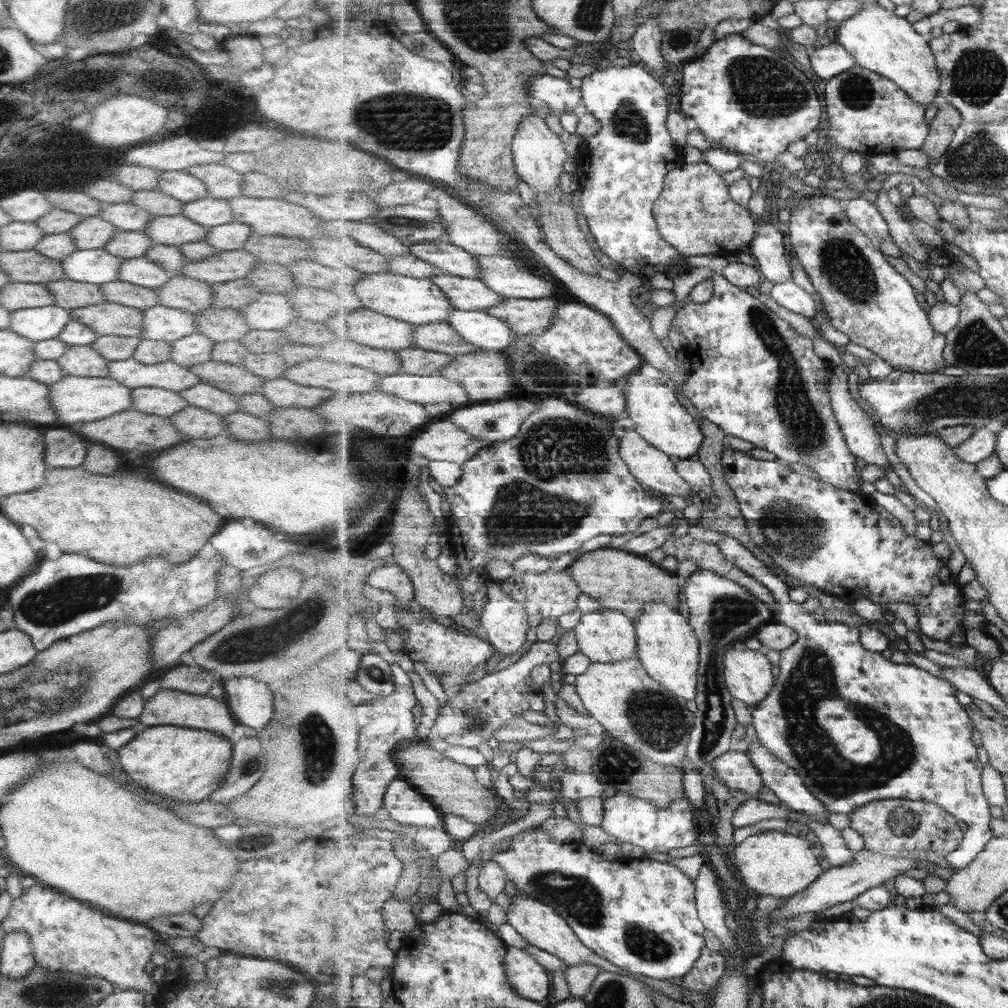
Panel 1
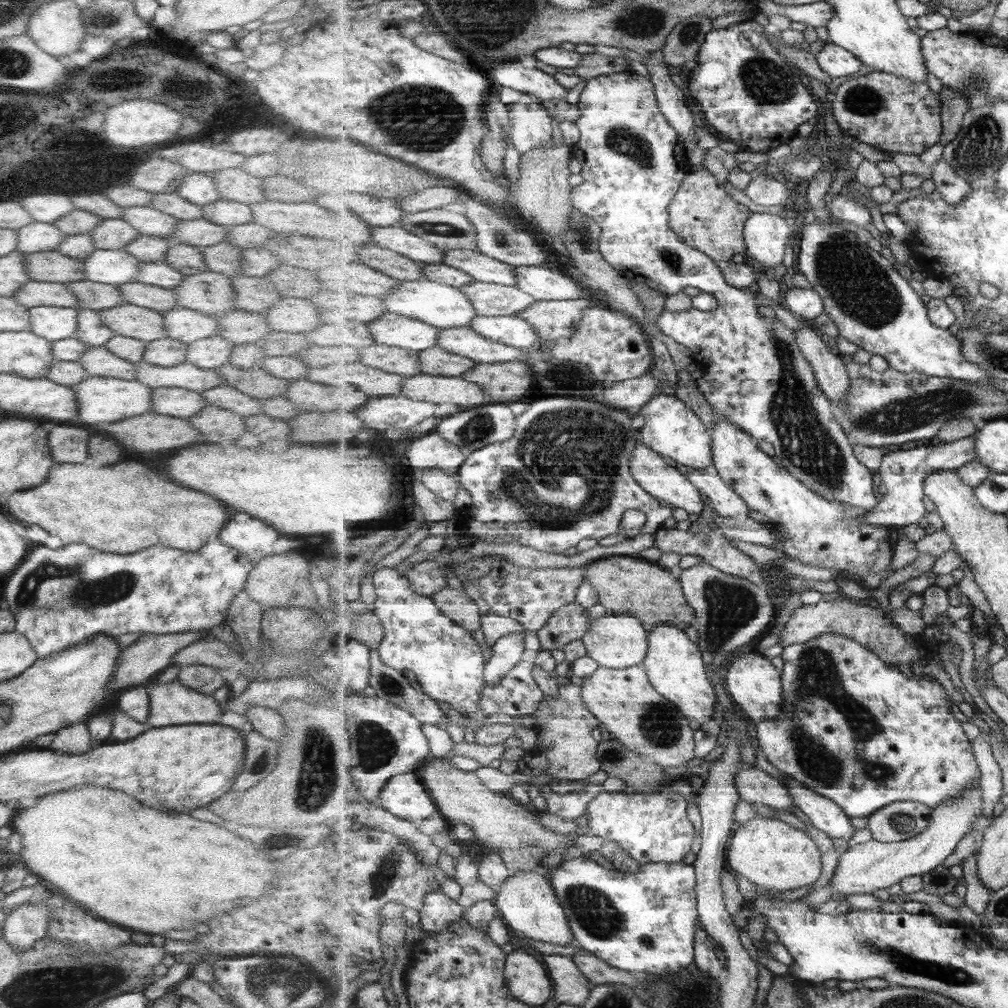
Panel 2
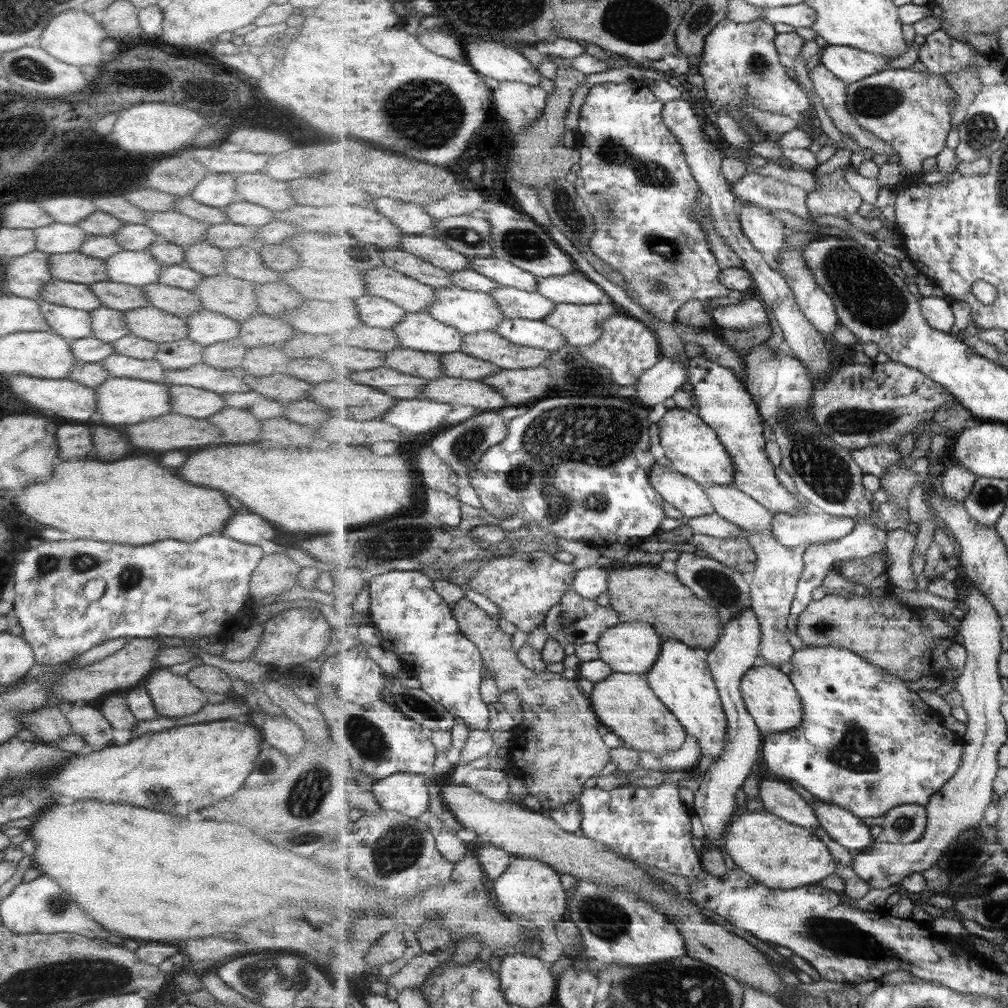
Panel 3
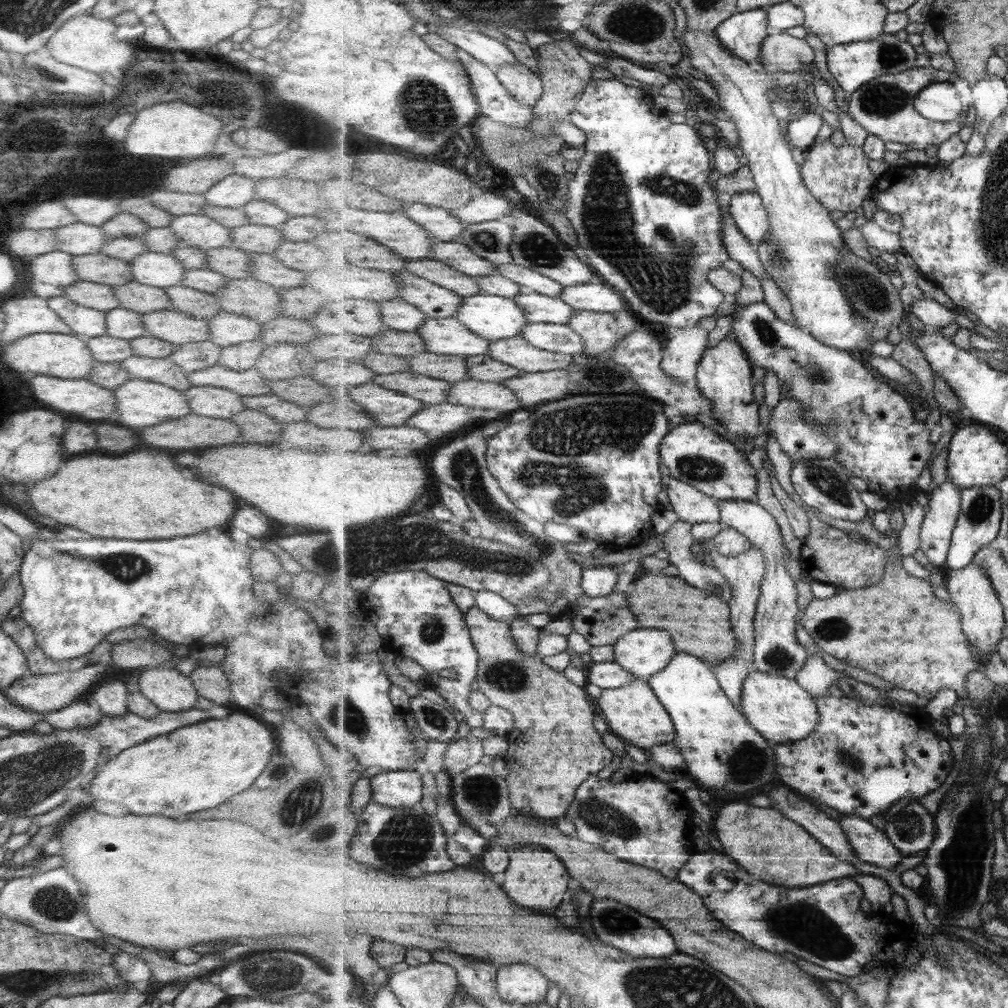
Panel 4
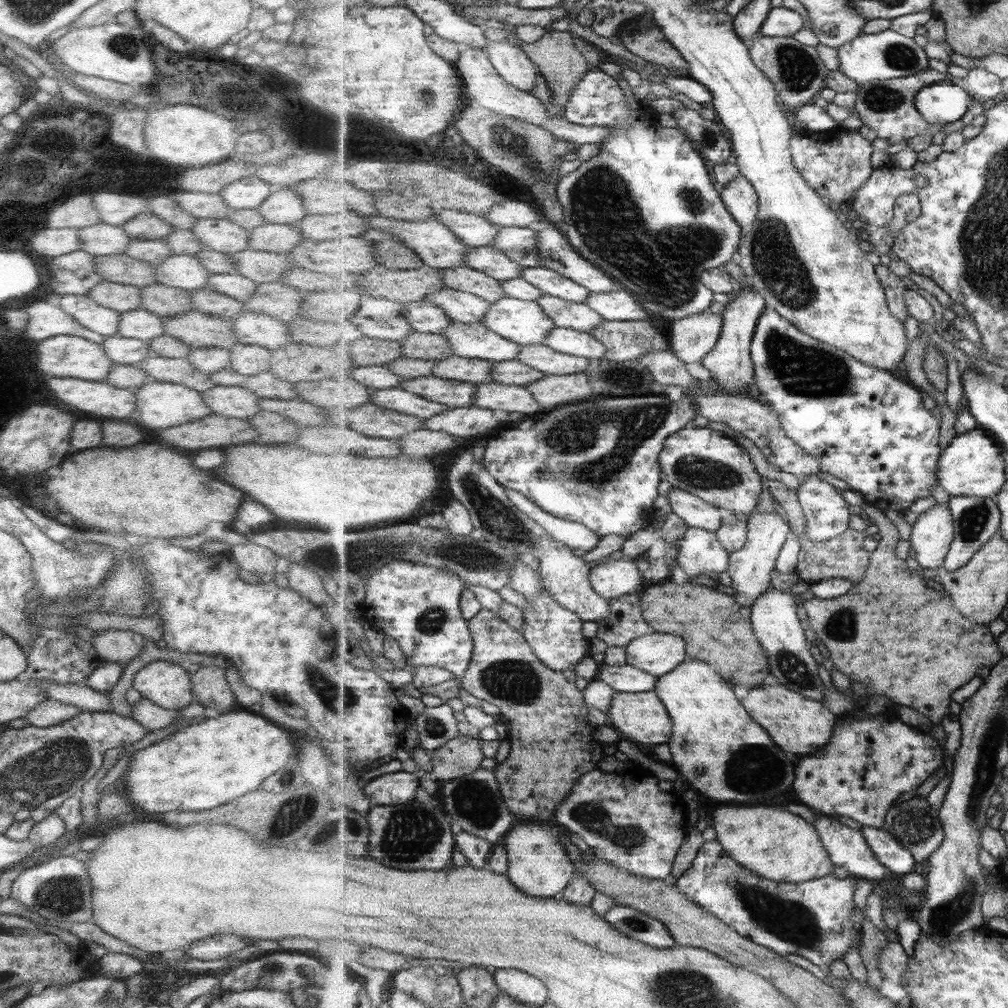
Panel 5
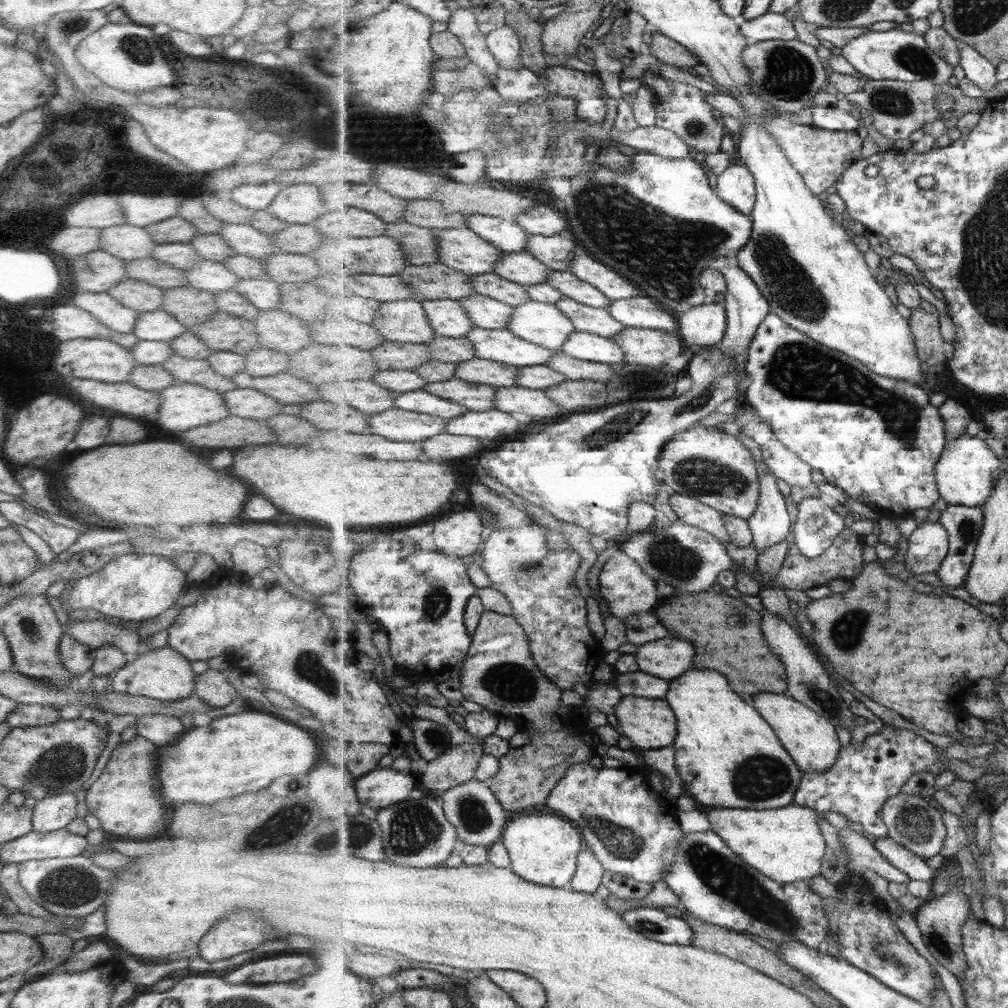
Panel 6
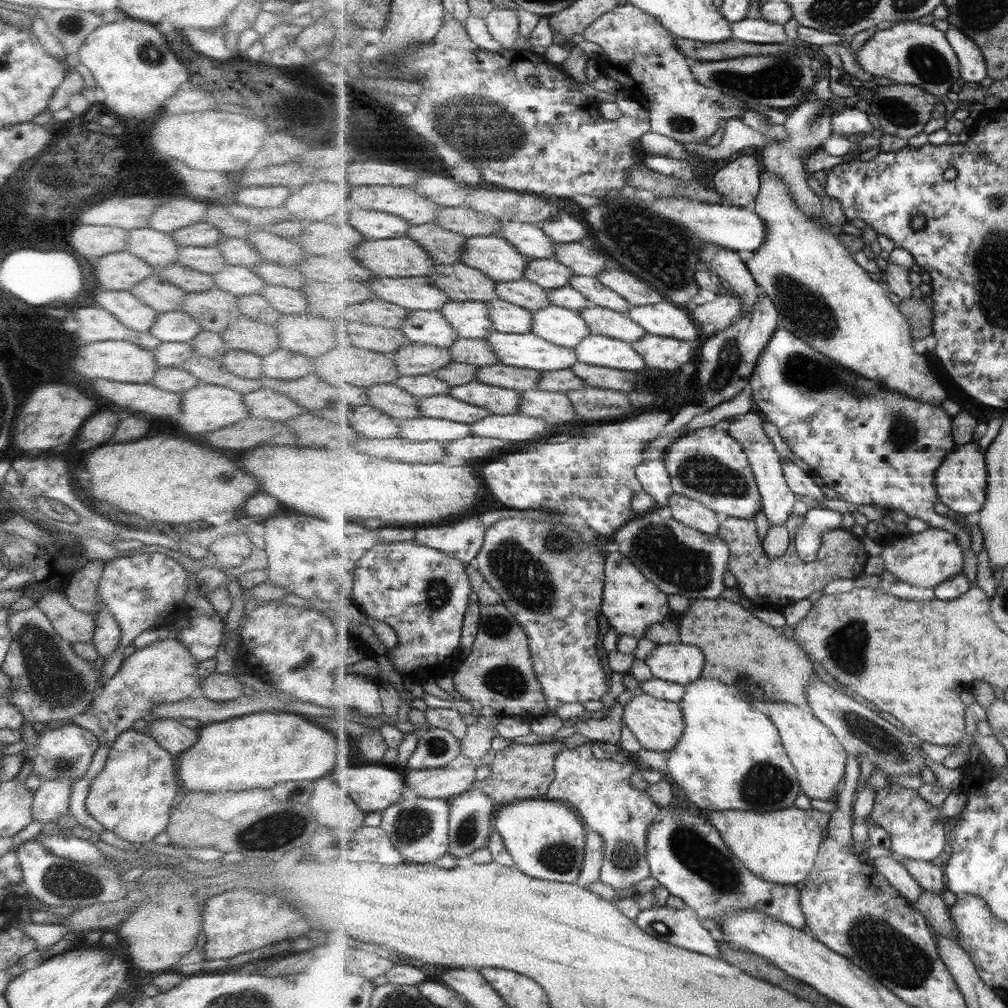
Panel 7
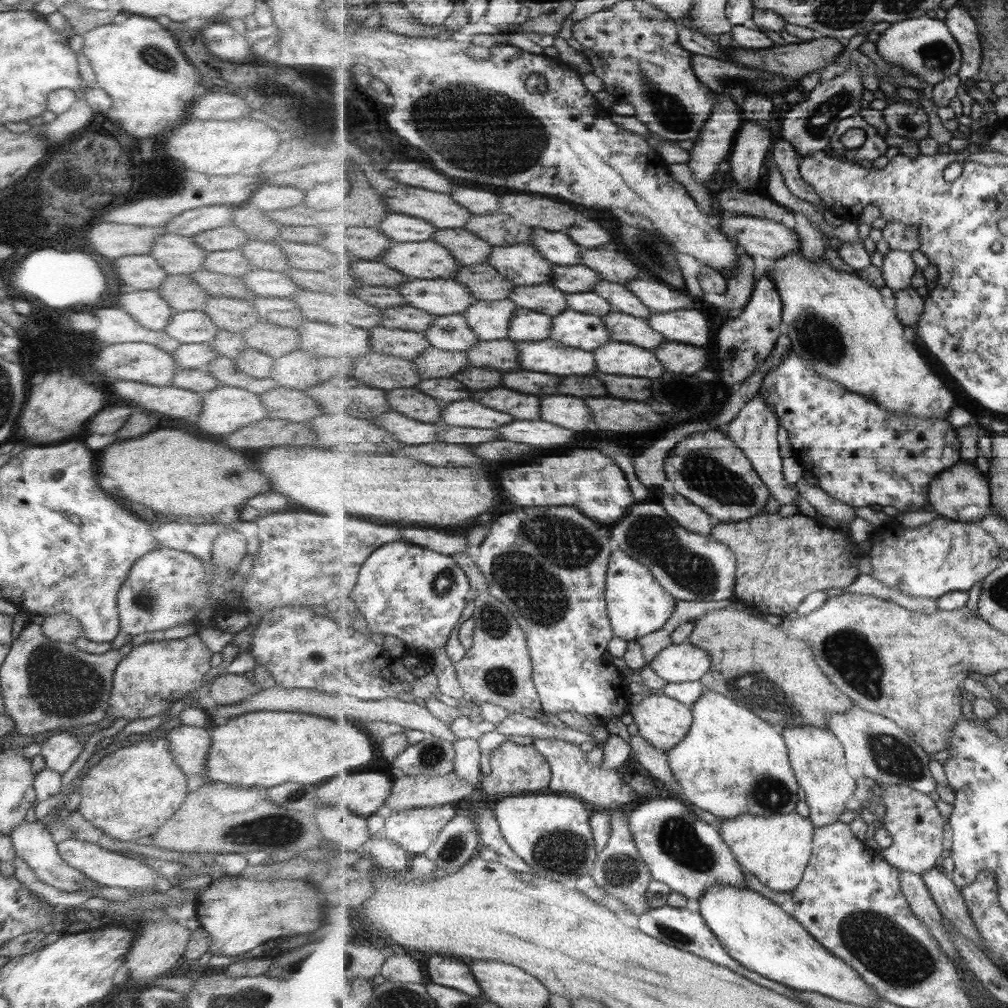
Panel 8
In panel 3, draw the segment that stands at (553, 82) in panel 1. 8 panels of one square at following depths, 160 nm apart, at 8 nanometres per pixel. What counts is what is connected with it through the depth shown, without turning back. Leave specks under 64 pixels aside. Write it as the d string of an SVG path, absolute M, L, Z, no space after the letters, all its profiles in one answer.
M467 36L467 38L461 38L461 40L466 50L469 64L479 72L480 75L490 76L495 80L499 80L501 83L504 80L512 80L513 82L524 82L529 86L539 86L539 84L541 84L541 80L543 80L541 72L525 58L516 46L491 39L469 38L469 36Z

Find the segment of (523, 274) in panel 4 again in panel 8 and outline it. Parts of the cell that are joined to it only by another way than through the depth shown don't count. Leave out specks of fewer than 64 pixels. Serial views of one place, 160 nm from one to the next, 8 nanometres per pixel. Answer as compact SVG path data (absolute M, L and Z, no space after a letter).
M601 279L593 288L592 291L603 298L610 300L615 310L631 314L636 318L651 318L652 310L646 305L645 301L641 300L632 290L629 290L626 285L609 282Z

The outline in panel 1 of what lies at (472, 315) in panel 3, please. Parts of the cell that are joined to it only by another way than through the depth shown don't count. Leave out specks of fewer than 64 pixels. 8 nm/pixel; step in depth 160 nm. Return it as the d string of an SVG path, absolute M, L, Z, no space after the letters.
M389 271L365 275L353 286L353 290L361 300L363 309L415 326L447 322L451 316L450 312L457 309L451 304L450 298L431 279L403 276Z

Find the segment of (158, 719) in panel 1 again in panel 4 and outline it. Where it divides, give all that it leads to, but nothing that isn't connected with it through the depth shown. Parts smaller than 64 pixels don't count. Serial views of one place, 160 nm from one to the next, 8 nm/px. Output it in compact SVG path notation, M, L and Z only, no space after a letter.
M173 667L144 669L139 674L136 692L151 702L160 712L179 713L194 709L198 698L189 678L177 673Z

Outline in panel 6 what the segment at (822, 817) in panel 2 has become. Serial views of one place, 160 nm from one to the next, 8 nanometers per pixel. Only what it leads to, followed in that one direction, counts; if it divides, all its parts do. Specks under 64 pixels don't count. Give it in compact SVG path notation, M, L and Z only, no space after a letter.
M891 837L875 838L874 845L887 860L906 872L911 879L922 881L934 881L939 870L931 868L925 858L917 856L912 850L905 848Z

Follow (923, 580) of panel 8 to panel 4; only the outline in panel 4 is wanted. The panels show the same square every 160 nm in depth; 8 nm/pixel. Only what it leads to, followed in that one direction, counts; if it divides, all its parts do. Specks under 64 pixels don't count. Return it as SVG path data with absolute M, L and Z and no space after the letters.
M946 479L931 492L928 500L928 510L920 532L920 550L938 569L945 569L952 534L962 514L963 491L955 481Z

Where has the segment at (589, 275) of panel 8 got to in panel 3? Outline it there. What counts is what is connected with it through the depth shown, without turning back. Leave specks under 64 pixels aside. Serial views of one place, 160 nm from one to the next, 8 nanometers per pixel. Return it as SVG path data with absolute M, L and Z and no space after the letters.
M403 235L401 249L445 270L471 269L471 258L449 247L447 242L433 235Z

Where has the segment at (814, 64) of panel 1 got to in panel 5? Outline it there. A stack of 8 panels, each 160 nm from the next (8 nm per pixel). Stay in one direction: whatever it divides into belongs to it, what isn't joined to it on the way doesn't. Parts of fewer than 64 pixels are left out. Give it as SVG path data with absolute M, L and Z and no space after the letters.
M895 29L875 34L863 33L839 47L838 55L841 61L840 70L861 87L872 80L896 79L929 69L930 56L925 47L919 46L910 36L895 32Z

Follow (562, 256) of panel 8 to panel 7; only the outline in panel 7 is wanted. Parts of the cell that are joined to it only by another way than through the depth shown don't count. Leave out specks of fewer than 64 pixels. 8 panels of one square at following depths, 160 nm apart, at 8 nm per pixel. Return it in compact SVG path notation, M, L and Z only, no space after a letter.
M503 221L500 236L531 260L556 259L557 242L553 242L539 225Z

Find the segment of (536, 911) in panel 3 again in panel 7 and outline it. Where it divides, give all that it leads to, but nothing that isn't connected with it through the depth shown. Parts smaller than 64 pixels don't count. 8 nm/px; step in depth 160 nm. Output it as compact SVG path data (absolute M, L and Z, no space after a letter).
M521 800L503 805L495 813L494 830L503 837L507 850L516 862L515 868L539 880L577 883L581 874L588 828L574 808L562 801Z

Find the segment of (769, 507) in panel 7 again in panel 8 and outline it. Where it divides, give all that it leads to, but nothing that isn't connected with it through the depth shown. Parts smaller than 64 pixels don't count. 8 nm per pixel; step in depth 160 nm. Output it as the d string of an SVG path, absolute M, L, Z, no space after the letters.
M760 392L749 404L741 409L741 412L728 424L726 433L736 442L739 448L746 452L747 458L754 465L755 471L763 482L769 487L772 497L779 501L779 504L799 504L799 493L795 487L786 479L784 472L784 458L779 452L779 417L775 414L770 404L762 399Z

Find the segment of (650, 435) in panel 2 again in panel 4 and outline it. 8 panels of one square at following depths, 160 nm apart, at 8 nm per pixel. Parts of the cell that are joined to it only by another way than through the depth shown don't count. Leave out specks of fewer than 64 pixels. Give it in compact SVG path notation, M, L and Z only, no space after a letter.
M684 421L673 427L669 434L663 439L660 446L660 456L662 465L670 470L672 477L679 477L695 488L702 490L709 496L714 496L717 500L744 500L755 501L757 494L757 478L755 468L749 464L747 455L737 448L729 438L724 437L723 433L715 427L704 426L699 422Z

